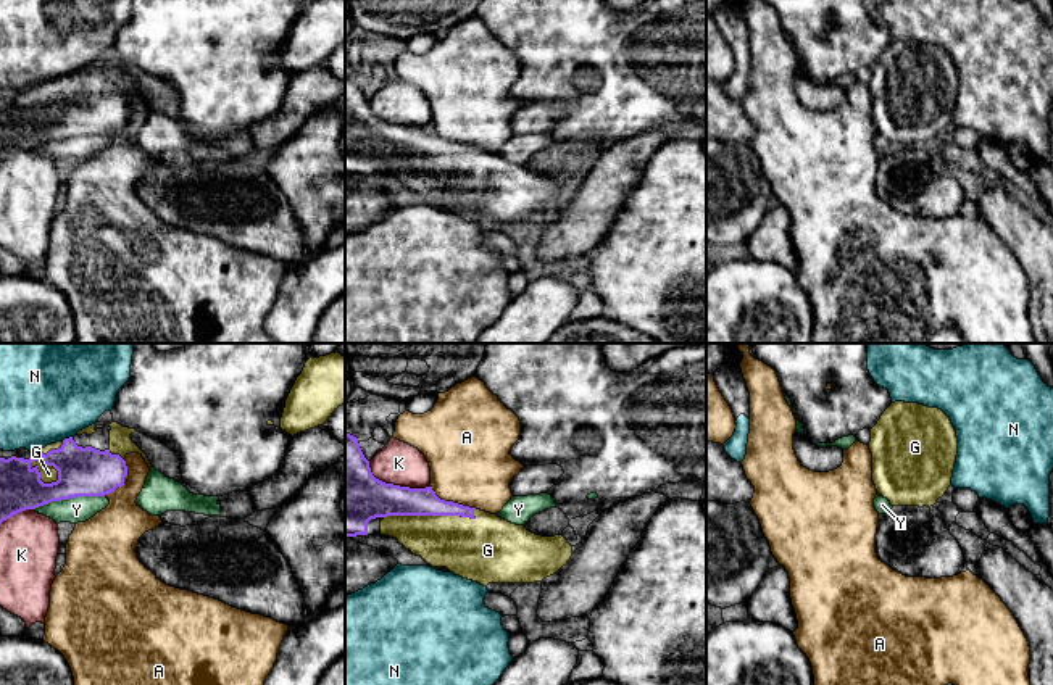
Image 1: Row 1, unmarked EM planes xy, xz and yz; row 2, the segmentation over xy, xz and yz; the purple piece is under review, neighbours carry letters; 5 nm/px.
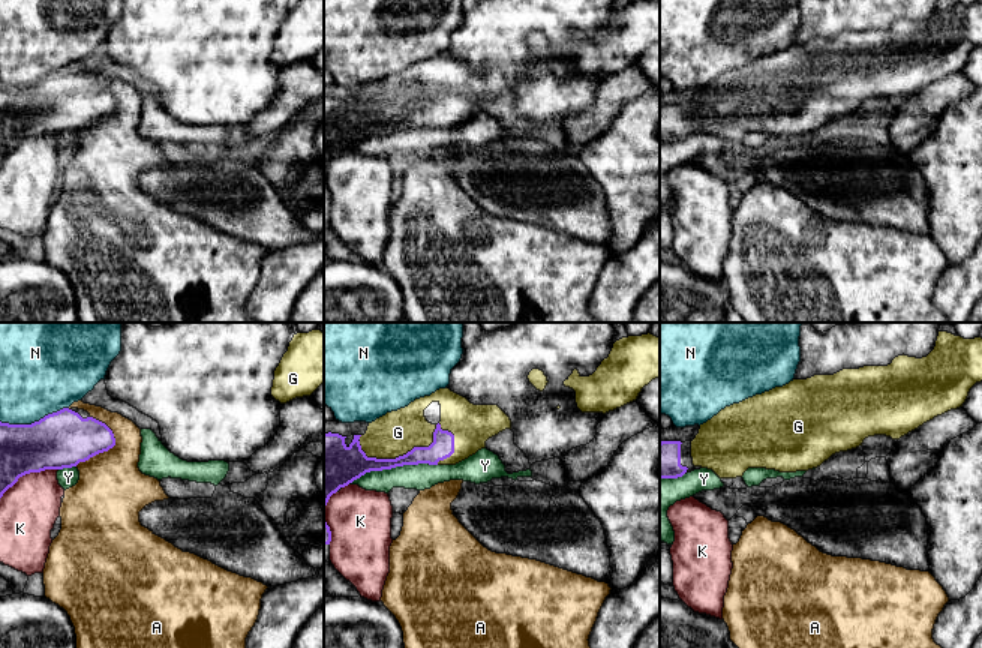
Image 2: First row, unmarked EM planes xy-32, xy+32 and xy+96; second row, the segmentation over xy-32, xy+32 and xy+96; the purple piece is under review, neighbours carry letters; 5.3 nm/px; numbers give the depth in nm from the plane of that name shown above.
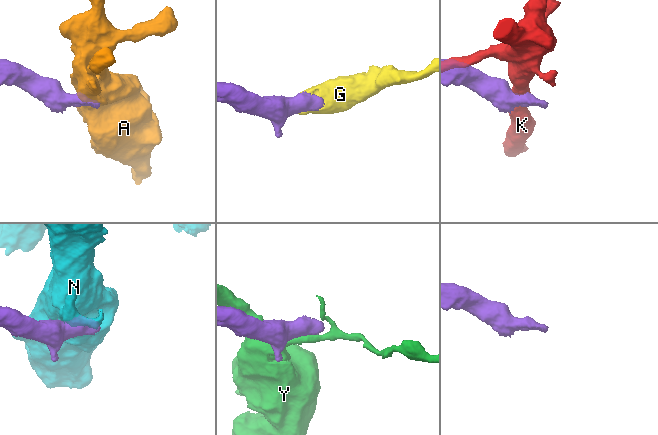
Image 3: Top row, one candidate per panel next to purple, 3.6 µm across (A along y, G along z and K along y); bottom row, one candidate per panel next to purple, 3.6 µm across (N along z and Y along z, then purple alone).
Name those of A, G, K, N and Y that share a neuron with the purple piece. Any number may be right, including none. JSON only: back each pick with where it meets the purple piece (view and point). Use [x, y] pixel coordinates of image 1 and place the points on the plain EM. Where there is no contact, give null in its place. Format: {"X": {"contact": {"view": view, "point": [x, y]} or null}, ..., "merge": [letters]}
{"G": {"contact": {"view": "xz", "point": [431, 153]}}, "merge": ["G"]}

